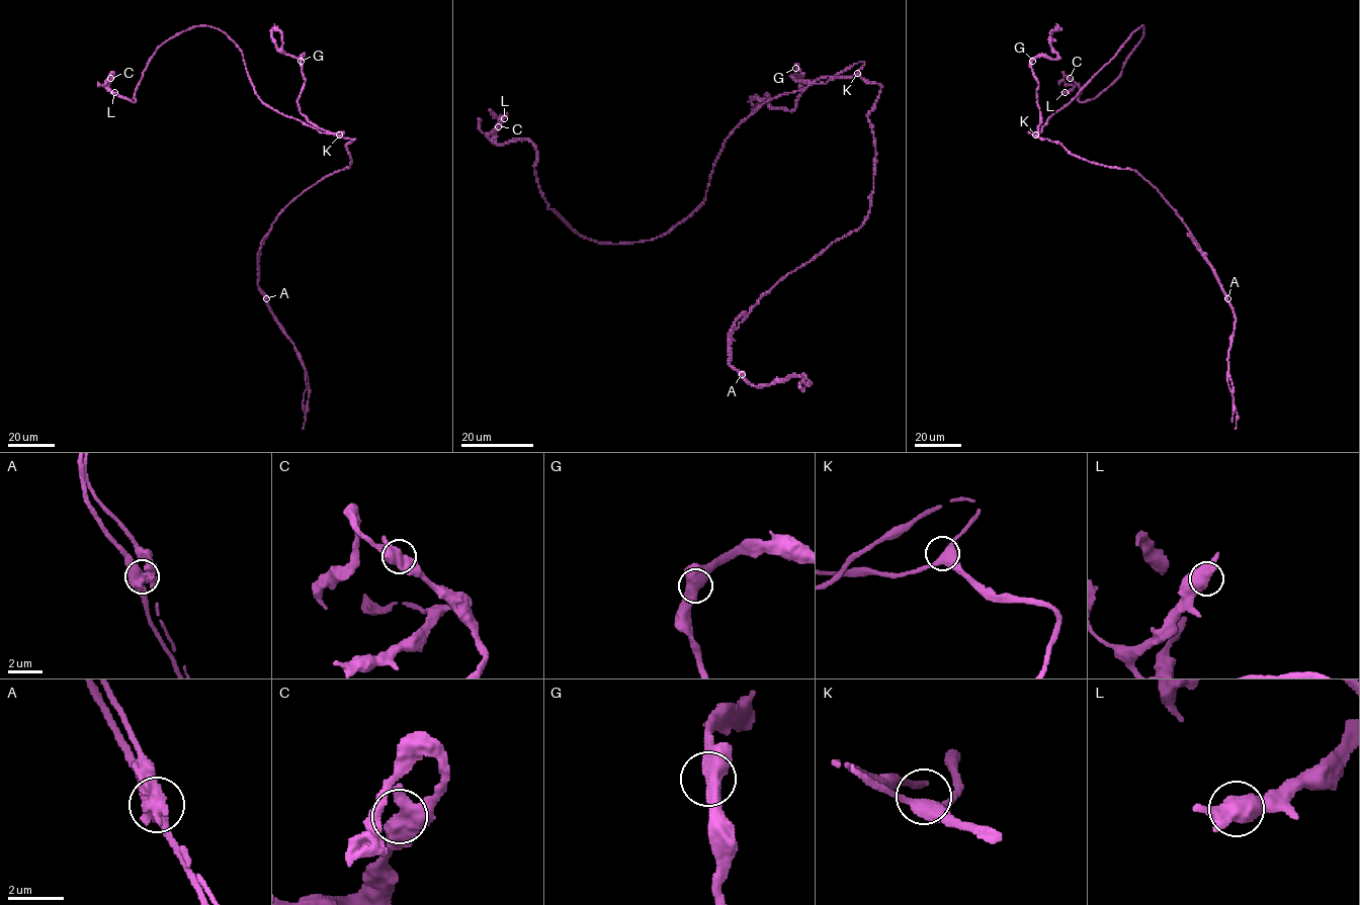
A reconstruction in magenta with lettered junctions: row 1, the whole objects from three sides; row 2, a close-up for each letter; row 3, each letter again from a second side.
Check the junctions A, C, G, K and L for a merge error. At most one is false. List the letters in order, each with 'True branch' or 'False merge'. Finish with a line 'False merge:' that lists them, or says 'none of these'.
A: False merge
C: True branch
G: True branch
K: True branch
L: True branch
False merge: A

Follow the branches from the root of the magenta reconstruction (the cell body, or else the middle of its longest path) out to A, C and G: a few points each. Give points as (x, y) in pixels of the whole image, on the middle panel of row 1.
A: (868, 82), (881, 87), (868, 114), (875, 152), (868, 215), (783, 277), (734, 330), (729, 364), (742, 373)
C: (868, 82), (858, 62), (764, 102), (701, 203), (635, 243), (579, 236), (534, 146), (498, 126)
G: (868, 82), (857, 75), (795, 80), (792, 76), (801, 77), (795, 68)

